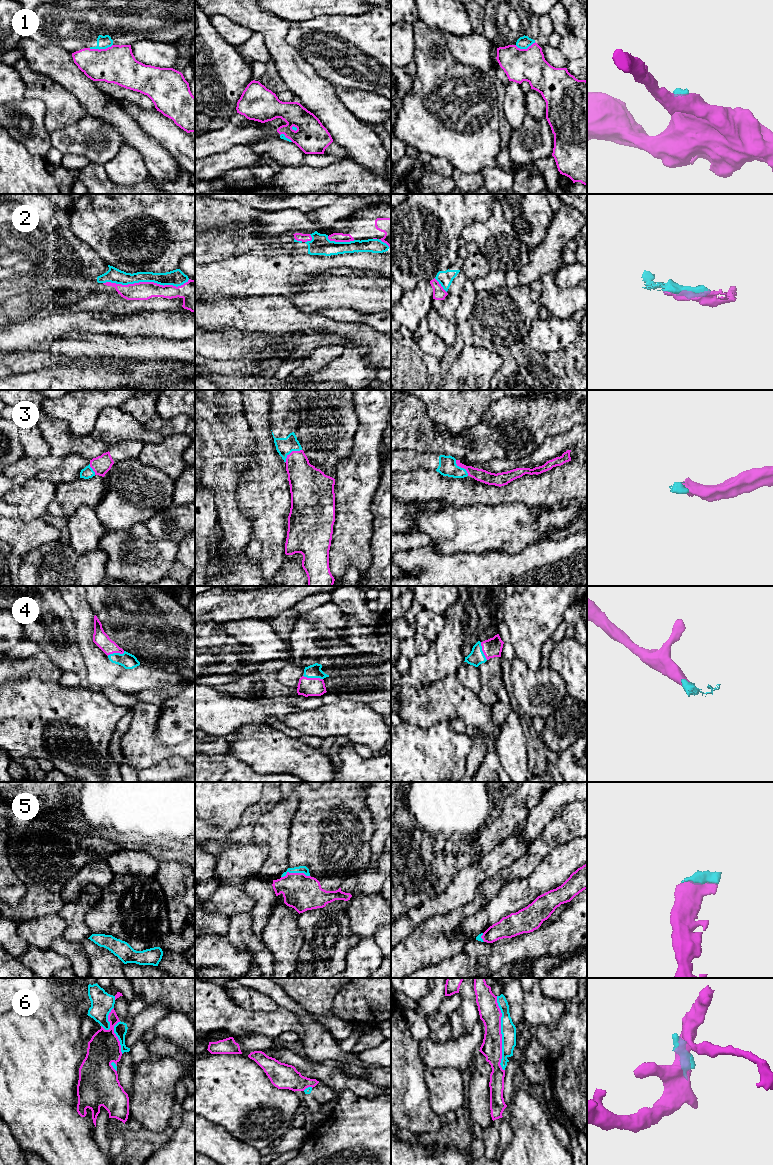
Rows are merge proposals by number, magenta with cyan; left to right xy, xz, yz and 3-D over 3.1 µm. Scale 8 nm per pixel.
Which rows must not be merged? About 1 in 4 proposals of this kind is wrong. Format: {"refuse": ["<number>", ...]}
{"refuse": ["1", "6"]}

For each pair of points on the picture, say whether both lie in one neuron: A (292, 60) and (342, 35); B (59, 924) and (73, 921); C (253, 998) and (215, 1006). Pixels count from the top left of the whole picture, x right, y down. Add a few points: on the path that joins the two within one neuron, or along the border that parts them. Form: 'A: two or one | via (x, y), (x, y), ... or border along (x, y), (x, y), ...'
A: two | border along (286, 37), (286, 42), (312, 66), (316, 73)
B: two | border along (58, 914), (66, 924), (63, 936)
C: two | border along (224, 988), (228, 997), (234, 1003), (255, 1011)

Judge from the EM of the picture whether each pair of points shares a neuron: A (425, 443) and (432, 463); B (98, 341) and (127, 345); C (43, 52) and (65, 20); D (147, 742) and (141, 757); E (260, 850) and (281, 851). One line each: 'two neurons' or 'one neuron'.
A: two neurons
B: one neuron
C: two neurons
D: one neuron
E: two neurons

